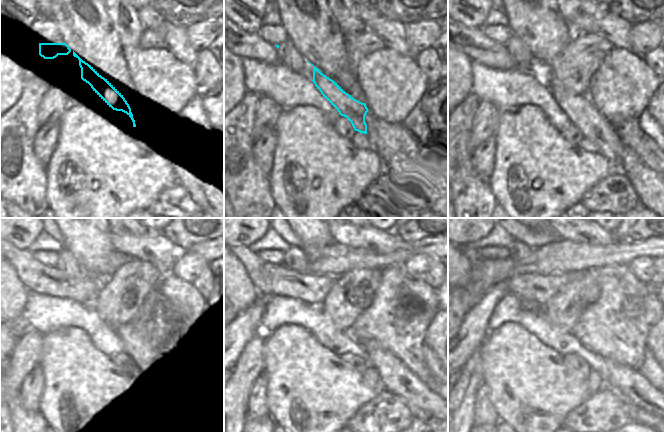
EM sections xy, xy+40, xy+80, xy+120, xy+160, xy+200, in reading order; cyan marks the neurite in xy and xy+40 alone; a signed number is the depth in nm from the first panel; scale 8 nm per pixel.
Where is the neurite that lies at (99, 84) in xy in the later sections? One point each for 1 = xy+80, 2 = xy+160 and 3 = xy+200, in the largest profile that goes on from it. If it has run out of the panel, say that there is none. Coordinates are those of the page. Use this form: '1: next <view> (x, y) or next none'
1: next xy+80 (579, 109)
2: next xy+160 (394, 376)
3: next xy+200 (630, 384)

